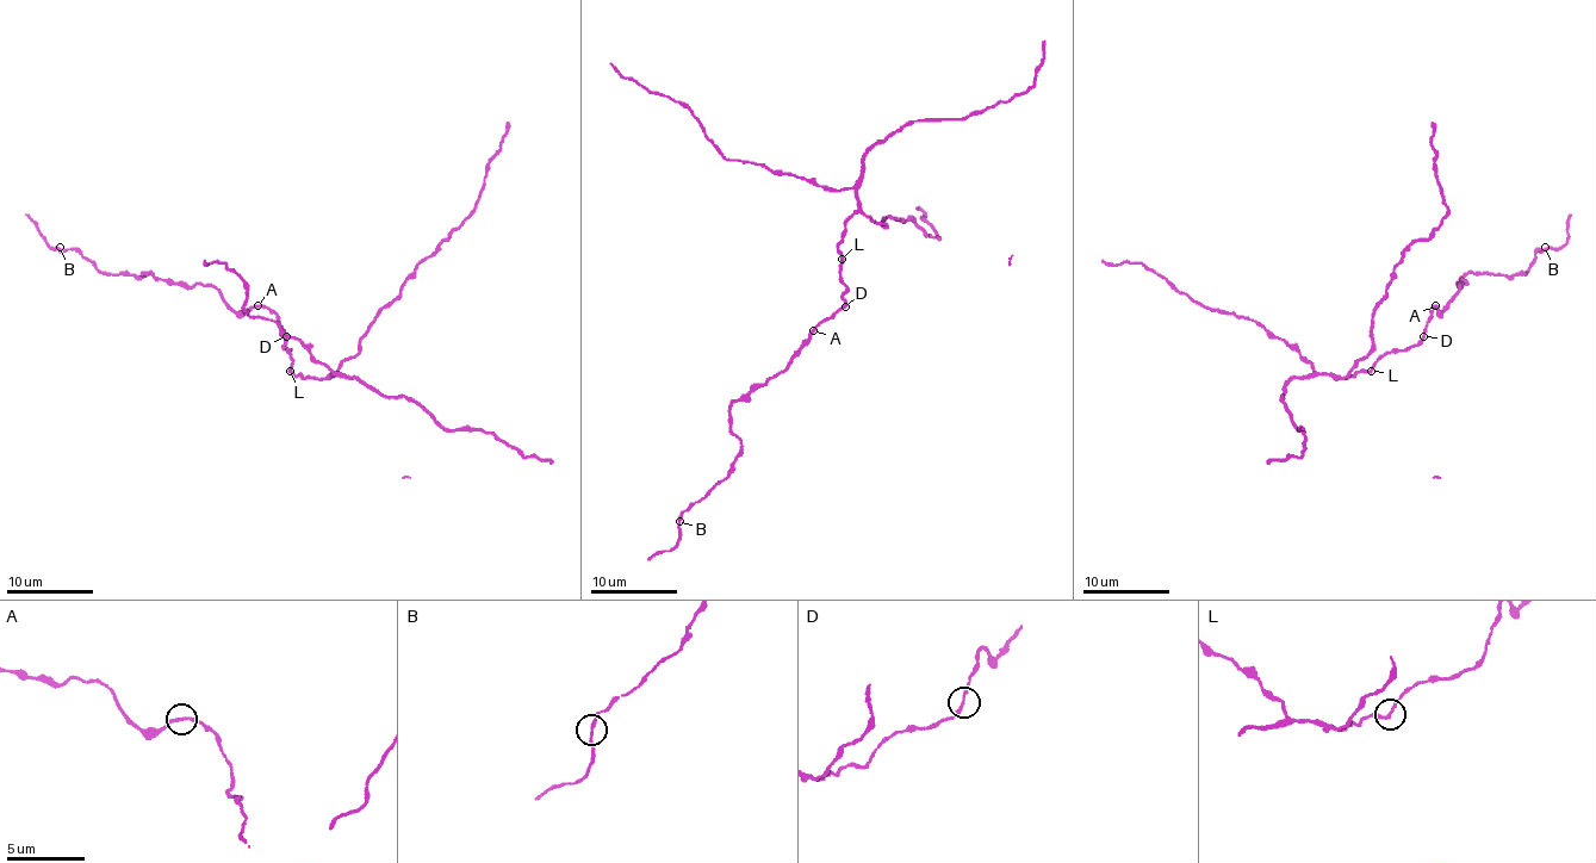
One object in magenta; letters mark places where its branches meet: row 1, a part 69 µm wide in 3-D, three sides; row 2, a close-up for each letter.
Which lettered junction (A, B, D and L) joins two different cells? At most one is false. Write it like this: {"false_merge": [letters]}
{"false_merge": []}

